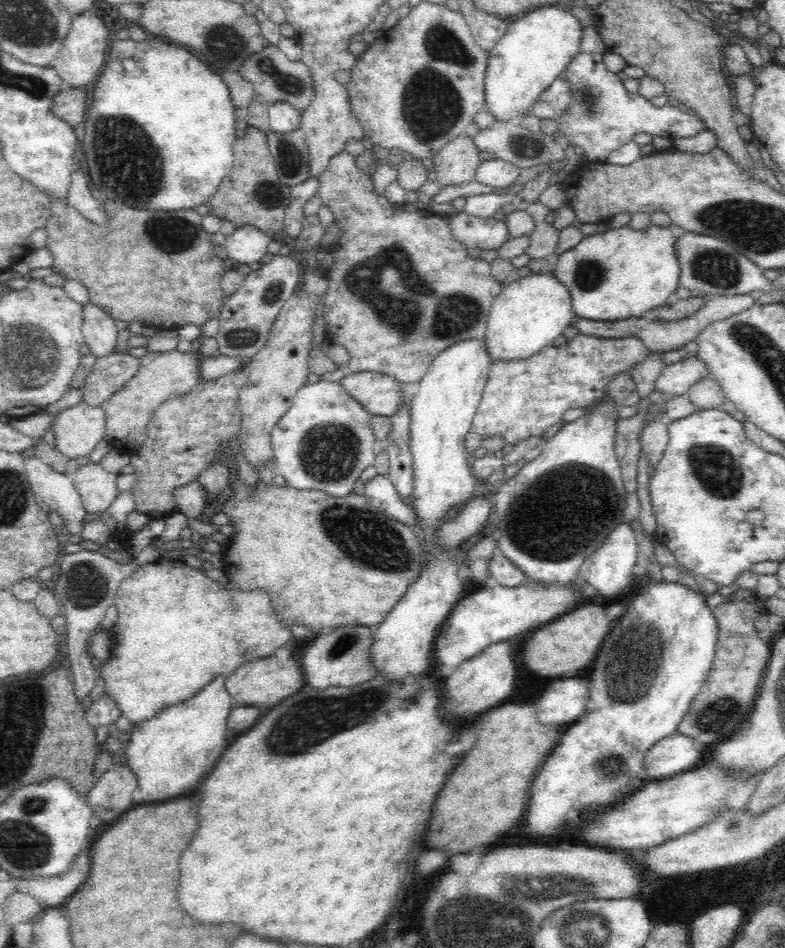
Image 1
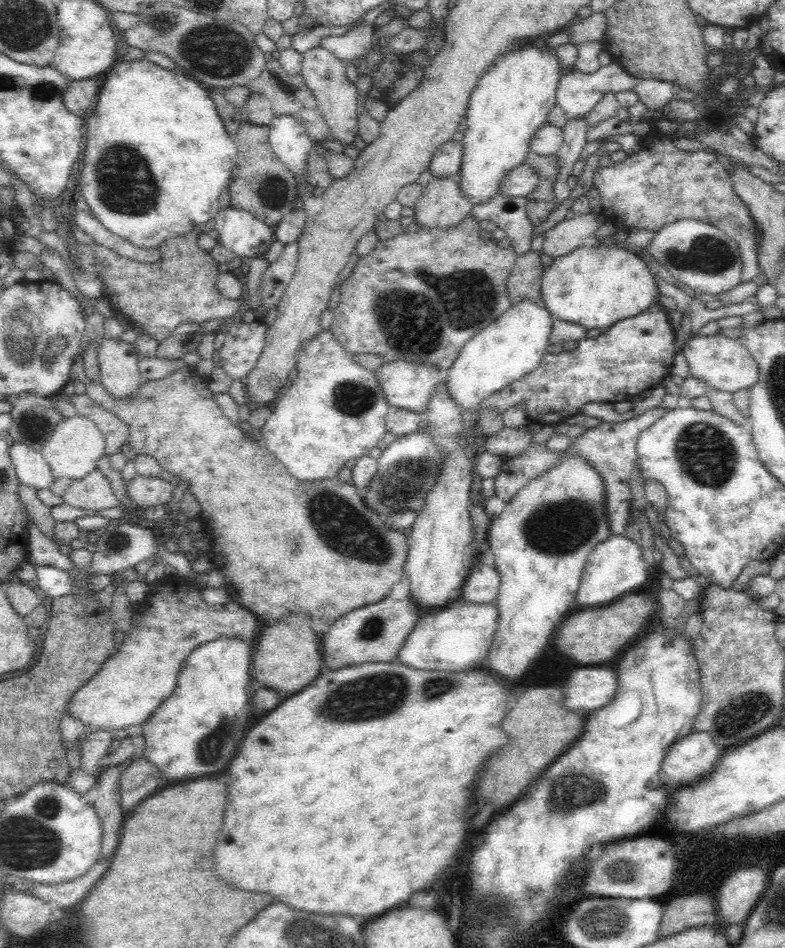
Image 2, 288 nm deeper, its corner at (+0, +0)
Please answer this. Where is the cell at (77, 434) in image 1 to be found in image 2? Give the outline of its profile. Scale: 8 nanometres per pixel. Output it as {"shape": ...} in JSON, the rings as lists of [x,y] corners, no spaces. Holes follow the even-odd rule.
{"shape":[[[72,416],[72,418],[64,418],[56,426],[52,438],[42,446],[40,452],[44,454],[44,460],[48,462],[48,466],[52,470],[52,480],[54,482],[62,480],[62,478],[68,478],[70,482],[80,482],[90,472],[96,470],[98,460],[106,452],[106,438],[92,420],[88,420],[84,416]]]}

